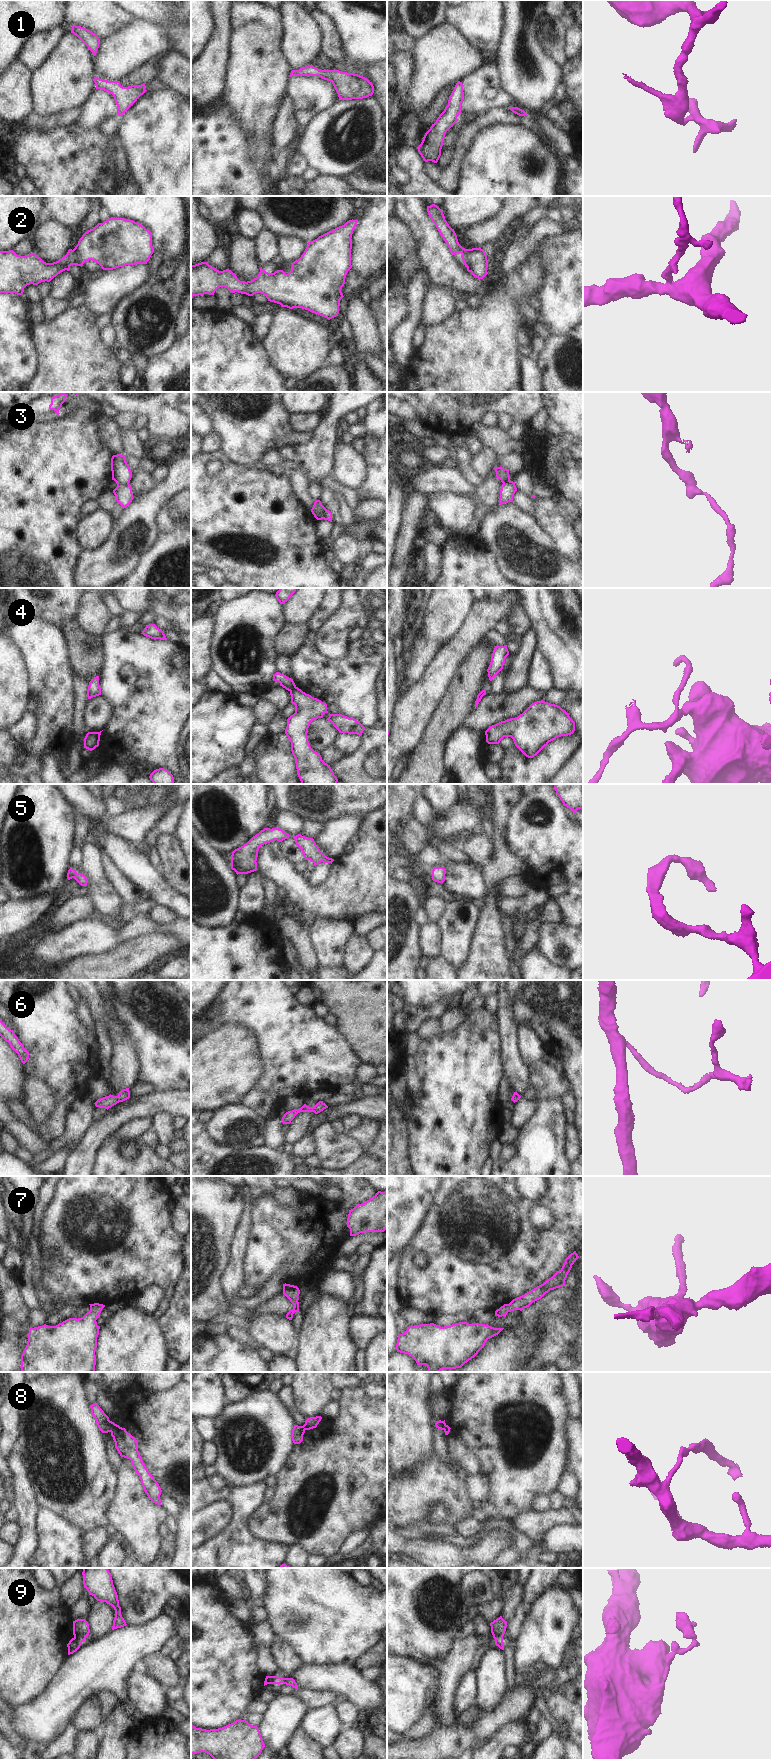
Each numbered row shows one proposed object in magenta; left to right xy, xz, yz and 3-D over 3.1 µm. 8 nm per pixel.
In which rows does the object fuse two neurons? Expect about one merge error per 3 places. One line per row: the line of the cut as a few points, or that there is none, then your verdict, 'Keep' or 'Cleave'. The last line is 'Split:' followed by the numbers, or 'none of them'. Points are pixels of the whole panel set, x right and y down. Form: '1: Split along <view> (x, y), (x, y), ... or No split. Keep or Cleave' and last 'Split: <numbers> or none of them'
1: No split. Keep
2: Split along xy (72, 250), (66, 261), (65, 269). Cleave
3: Split along xz (325, 508), (322, 516), (317, 519). Cleave
4: Split along xz (295, 685), (289, 690). Cleave
5: No split. Keep
6: No split. Keep
7: No split. Keep
8: Split along xy (109, 1421), (109, 1429), (111, 1431). Cleave
9: Split along xy (74, 1636), (82, 1641). Cleave
Split: 2, 3, 4, 8, 9.

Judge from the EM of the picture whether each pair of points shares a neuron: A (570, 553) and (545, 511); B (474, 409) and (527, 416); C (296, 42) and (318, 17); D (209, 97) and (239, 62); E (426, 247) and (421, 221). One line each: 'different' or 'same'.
A: same
B: same
C: different
D: different
E: same

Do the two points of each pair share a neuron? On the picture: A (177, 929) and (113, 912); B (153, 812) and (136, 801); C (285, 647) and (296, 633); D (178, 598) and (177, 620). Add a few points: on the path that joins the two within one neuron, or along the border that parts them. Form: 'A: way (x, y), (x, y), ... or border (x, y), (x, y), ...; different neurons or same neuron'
A: border (102, 922), (111, 927), (119, 927), (123, 924); different neurons
B: border (164, 807), (145, 806), (133, 810); different neurons
C: way (286, 644), (293, 636); same neuron
D: border (172, 602), (180, 604); different neurons

